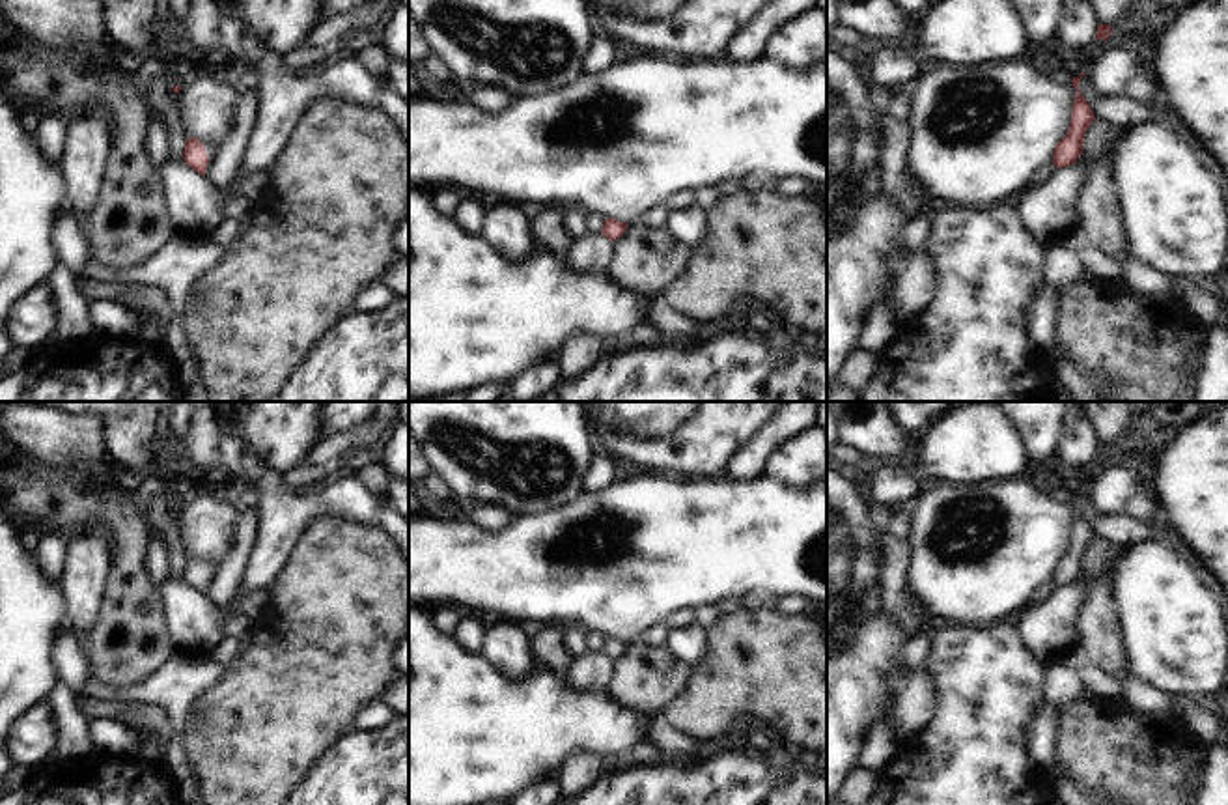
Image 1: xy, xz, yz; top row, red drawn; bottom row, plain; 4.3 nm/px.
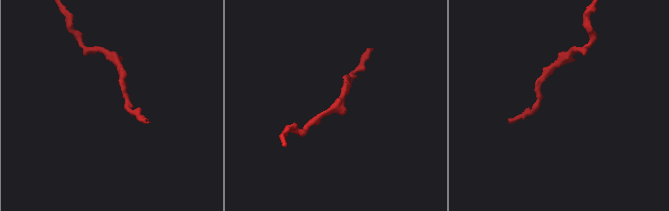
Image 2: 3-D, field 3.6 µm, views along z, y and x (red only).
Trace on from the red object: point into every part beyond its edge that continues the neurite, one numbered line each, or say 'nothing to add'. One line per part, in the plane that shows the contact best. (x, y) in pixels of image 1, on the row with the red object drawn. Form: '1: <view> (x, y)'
nothing to add

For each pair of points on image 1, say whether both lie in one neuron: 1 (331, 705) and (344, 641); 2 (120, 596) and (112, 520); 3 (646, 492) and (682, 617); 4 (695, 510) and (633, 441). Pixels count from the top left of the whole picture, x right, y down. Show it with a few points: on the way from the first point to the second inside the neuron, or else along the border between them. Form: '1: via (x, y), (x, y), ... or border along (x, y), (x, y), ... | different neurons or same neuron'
1: via (331, 690), (331, 673), (344, 656) | same neuron
2: via (122, 578), (122, 538) | same neuron
3: border along (691, 607), (674, 607), (663, 619) | different neurons
4: border along (641, 469), (706, 479) | different neurons

